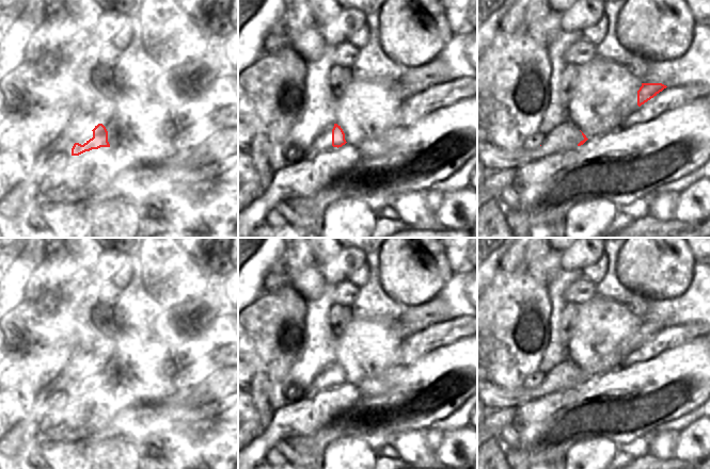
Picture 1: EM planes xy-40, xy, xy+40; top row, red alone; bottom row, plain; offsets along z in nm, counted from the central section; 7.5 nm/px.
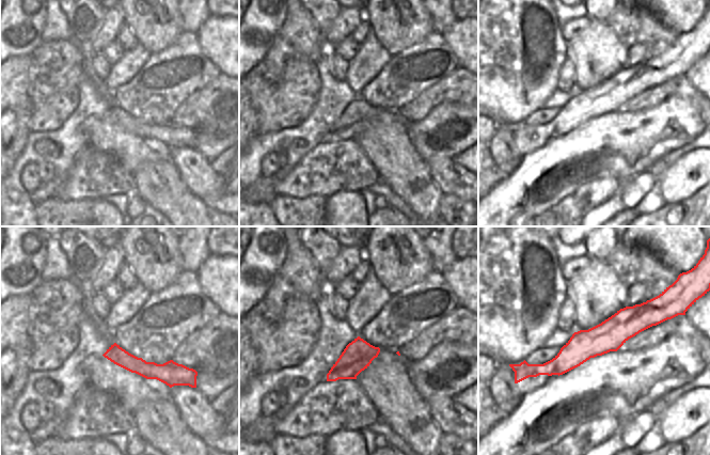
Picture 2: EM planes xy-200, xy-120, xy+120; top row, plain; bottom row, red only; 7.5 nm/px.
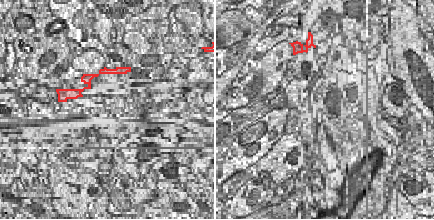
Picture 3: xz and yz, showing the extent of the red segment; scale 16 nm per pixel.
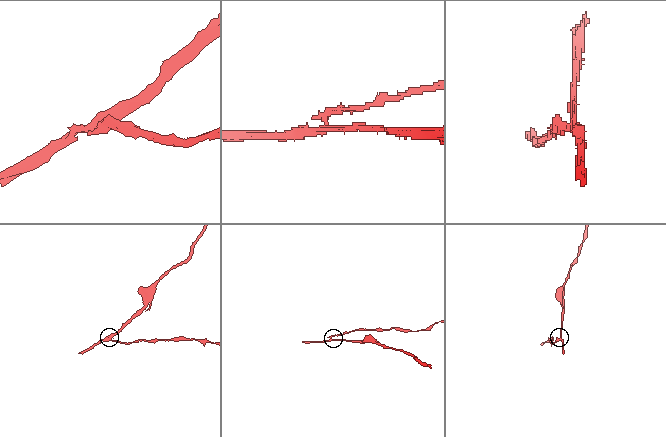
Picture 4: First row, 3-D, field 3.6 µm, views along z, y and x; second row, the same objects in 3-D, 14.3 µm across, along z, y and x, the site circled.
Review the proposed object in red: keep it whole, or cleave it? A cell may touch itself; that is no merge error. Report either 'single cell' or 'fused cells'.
fused cells

